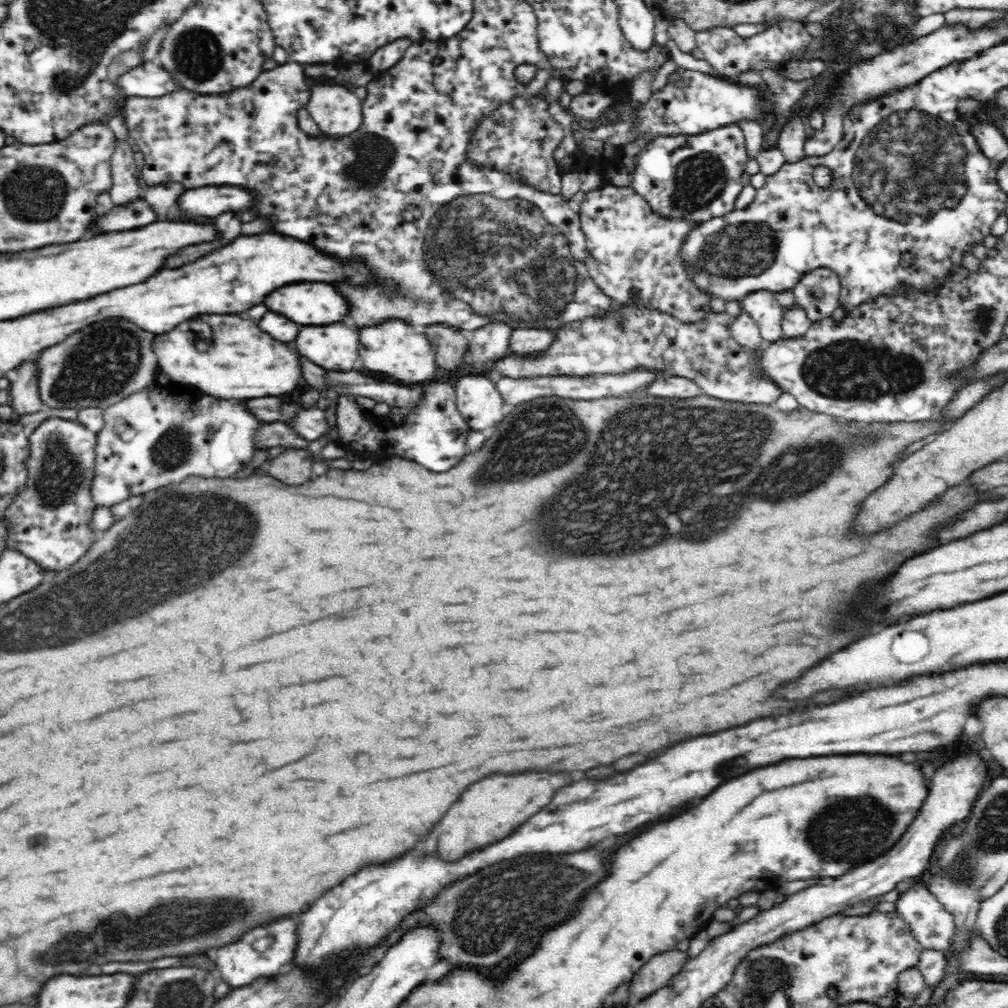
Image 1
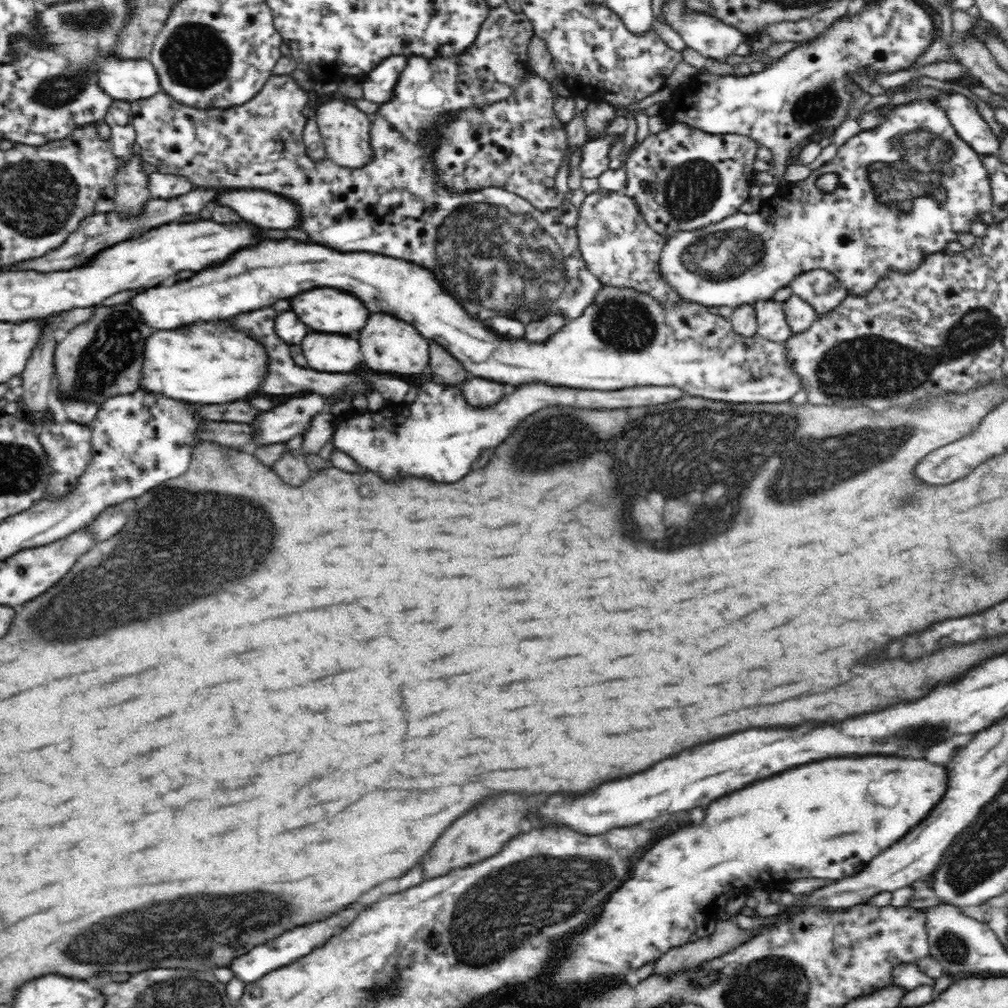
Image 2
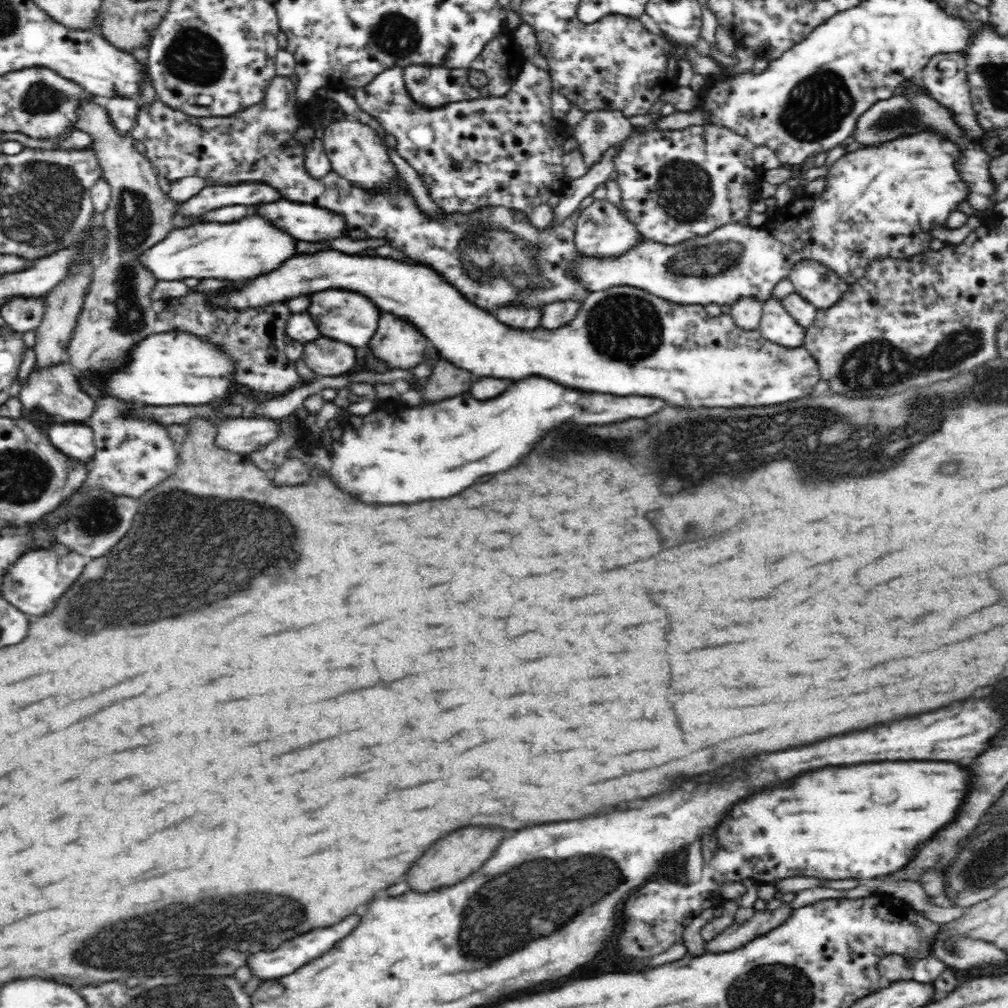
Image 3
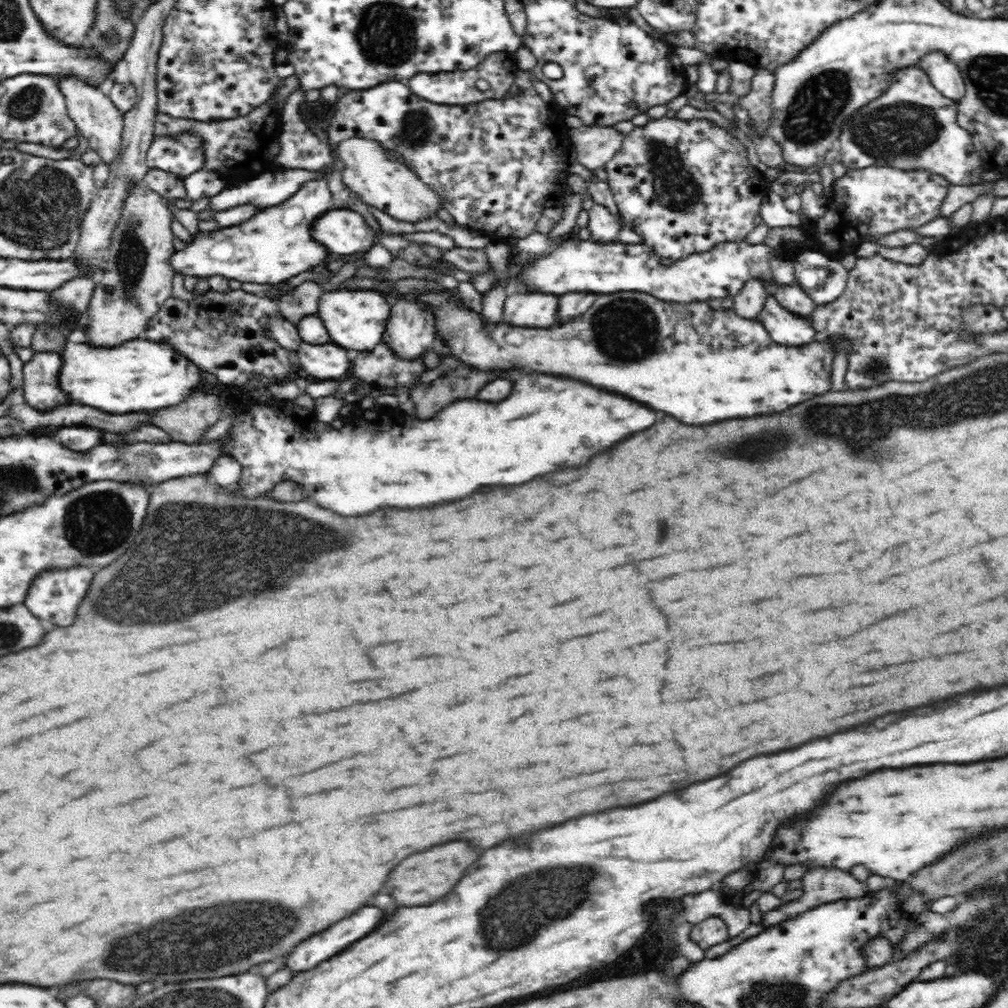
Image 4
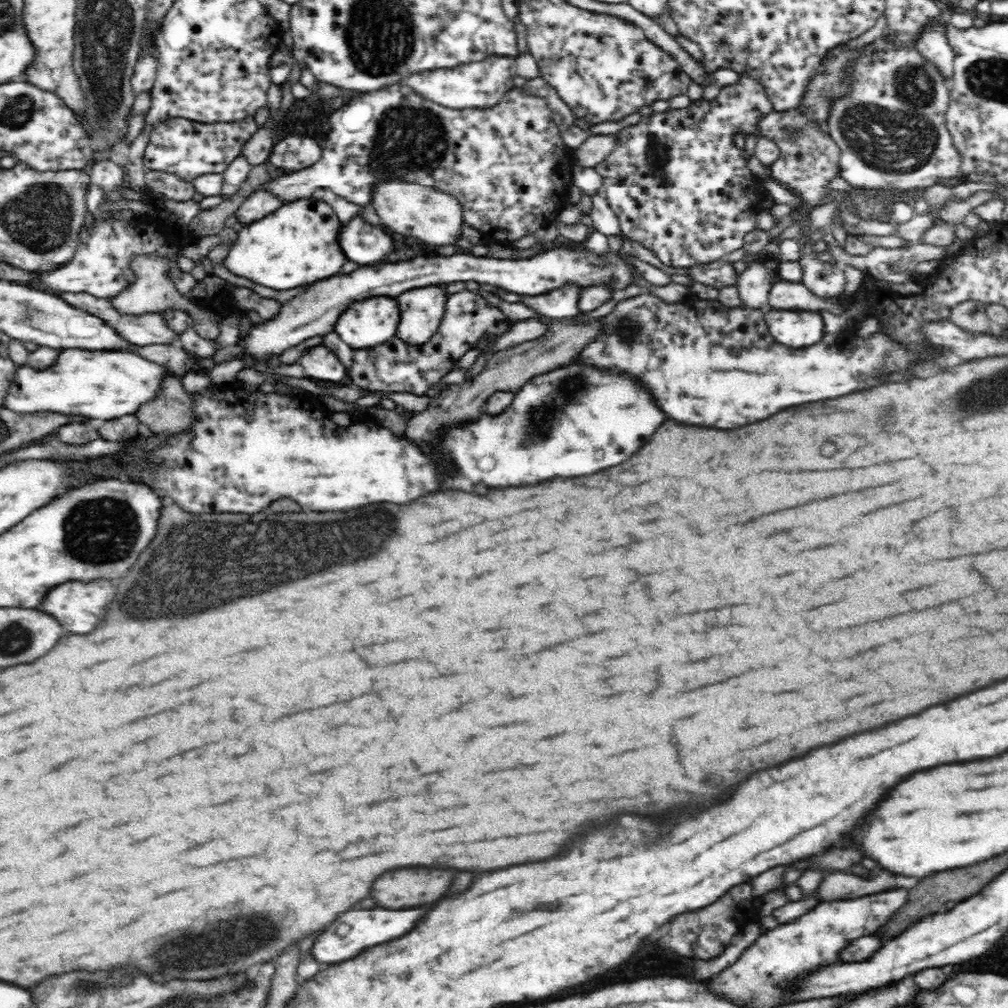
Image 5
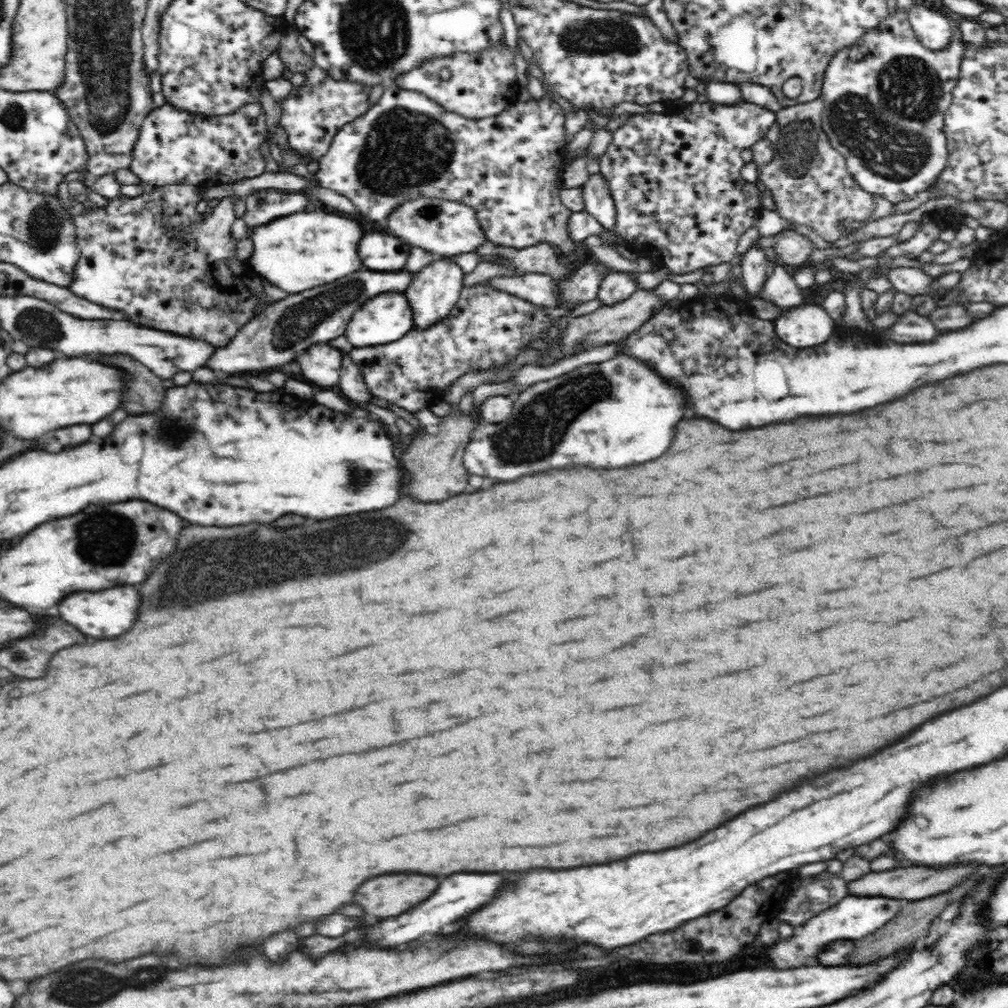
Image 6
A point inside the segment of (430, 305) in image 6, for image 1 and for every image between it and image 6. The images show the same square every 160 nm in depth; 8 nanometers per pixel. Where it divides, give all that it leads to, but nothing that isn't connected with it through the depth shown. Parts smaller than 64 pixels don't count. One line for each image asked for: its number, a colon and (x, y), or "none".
1: (396, 350)
2: (389, 344)
3: (397, 344)
4: (410, 331)
5: (421, 309)

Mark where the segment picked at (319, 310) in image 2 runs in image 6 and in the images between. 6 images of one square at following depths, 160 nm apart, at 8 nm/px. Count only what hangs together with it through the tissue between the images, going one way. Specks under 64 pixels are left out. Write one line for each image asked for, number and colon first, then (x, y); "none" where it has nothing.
3: (346, 316)
4: (355, 320)
5: (365, 324)
6: (385, 318)

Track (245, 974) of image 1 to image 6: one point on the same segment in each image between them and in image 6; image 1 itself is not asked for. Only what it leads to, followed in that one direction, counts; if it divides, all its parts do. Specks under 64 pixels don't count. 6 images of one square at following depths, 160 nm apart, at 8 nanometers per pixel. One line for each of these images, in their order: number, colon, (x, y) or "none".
2: (291, 945)
3: (290, 955)
4: (309, 953)
5: (364, 928)
6: (459, 894)

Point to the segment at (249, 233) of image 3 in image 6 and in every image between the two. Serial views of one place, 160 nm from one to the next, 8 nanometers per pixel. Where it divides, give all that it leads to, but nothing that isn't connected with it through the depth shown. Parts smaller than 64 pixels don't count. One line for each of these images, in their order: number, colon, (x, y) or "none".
4: (276, 245)
5: (298, 245)
6: (309, 248)

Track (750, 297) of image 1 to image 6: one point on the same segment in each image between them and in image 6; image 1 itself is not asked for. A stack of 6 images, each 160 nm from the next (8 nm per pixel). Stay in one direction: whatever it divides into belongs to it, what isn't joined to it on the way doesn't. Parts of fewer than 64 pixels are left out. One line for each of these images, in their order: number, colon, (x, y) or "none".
2: (770, 318)
3: (777, 325)
4: (786, 328)
5: (797, 329)
6: (808, 325)

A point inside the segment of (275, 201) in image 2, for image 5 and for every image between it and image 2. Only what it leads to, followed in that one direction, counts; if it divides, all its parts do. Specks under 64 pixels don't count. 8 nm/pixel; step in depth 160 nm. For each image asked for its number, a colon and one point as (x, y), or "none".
3: (306, 222)
4: (343, 231)
5: (364, 243)

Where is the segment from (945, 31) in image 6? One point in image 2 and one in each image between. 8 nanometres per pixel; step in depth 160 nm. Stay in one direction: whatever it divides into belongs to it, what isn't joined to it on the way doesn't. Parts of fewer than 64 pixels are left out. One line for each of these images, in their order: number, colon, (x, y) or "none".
2: (963, 113)
3: (945, 78)
4: (944, 75)
5: (933, 44)

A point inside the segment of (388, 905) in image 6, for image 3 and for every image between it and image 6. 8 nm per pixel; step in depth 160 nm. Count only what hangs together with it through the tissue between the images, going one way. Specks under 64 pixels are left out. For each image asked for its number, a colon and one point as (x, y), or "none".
3: (451, 859)
4: (427, 876)
5: (402, 888)

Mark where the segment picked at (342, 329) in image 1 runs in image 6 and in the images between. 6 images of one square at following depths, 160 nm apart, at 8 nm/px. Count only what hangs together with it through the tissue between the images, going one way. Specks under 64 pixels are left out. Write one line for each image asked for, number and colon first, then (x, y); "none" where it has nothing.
2: (326, 352)
3: (326, 357)
4: (326, 361)
5: (318, 361)
6: (320, 363)

